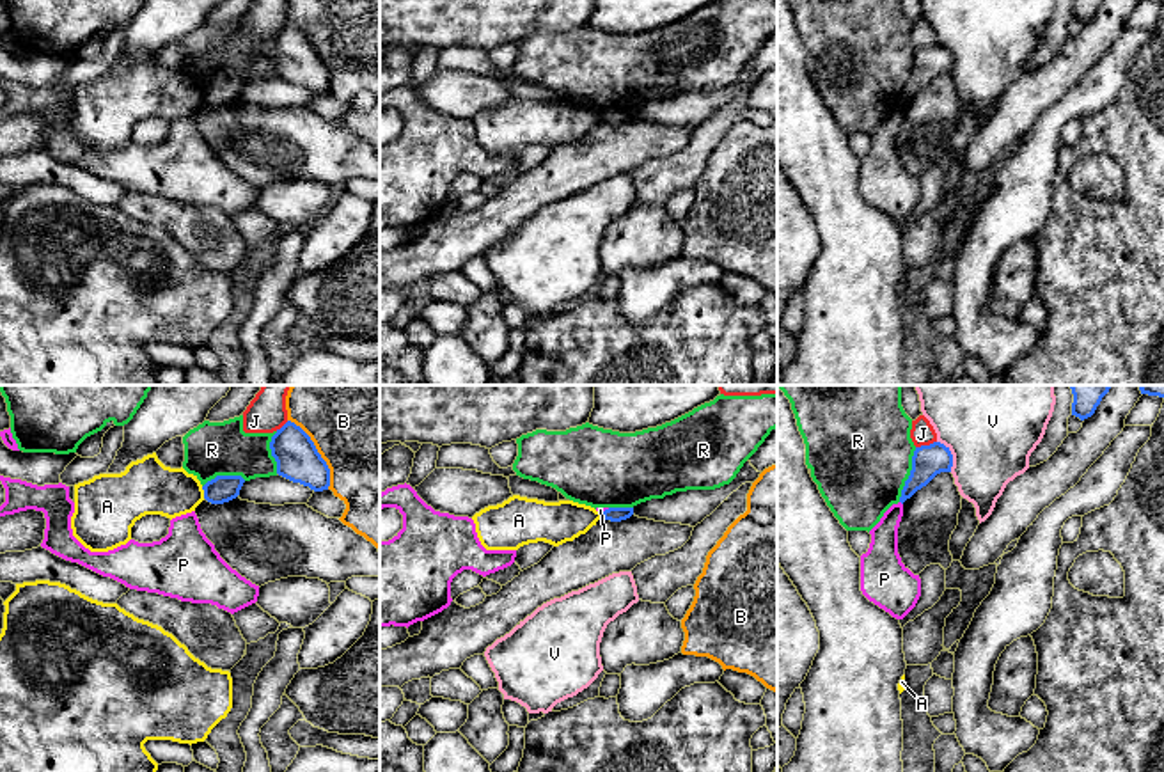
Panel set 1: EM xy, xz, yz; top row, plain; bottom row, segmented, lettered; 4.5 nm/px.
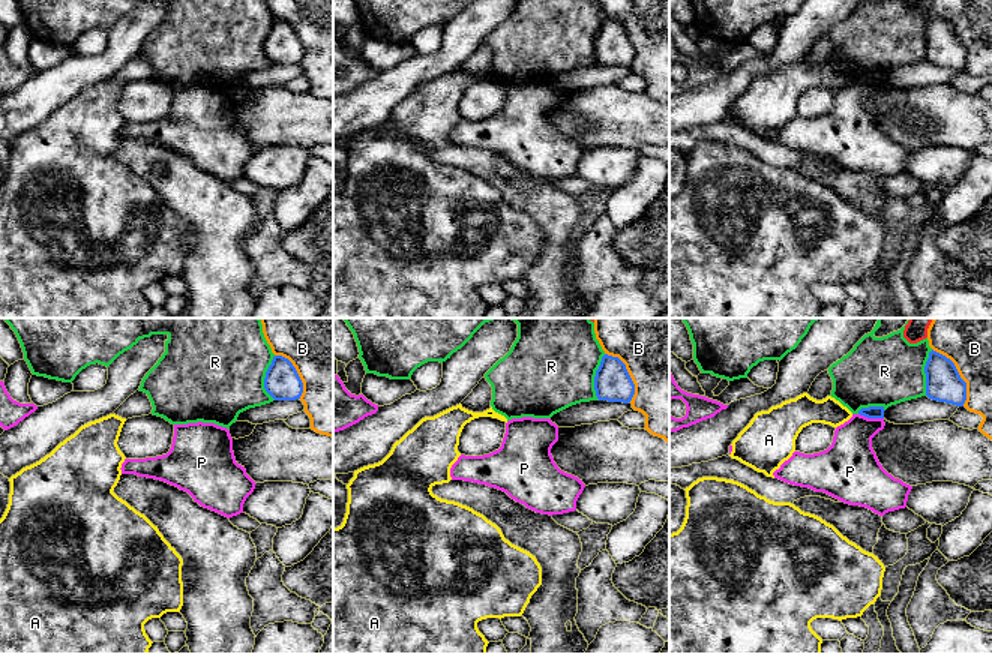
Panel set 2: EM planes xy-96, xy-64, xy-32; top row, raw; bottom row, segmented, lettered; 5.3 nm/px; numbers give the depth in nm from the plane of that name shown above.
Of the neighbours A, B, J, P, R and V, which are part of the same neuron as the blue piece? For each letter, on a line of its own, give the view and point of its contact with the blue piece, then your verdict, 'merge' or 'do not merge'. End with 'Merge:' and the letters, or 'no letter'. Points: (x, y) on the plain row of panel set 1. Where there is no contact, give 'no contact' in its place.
A: xy (204, 94) | do not merge
B: xy (318, 55) | do not merge
J: yz (925, 48) | do not merge
P: xz (605, 112) | do not merge
R: yz (911, 77) | do not merge
V: yz (951, 57) | do not merge
Merge: no letter

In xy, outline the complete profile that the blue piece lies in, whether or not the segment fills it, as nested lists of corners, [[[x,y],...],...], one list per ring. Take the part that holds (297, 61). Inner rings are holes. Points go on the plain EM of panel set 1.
[[[287,23],[270,44],[277,64],[277,76],[314,94],[328,92],[330,71],[318,55],[311,39],[295,25]]]

